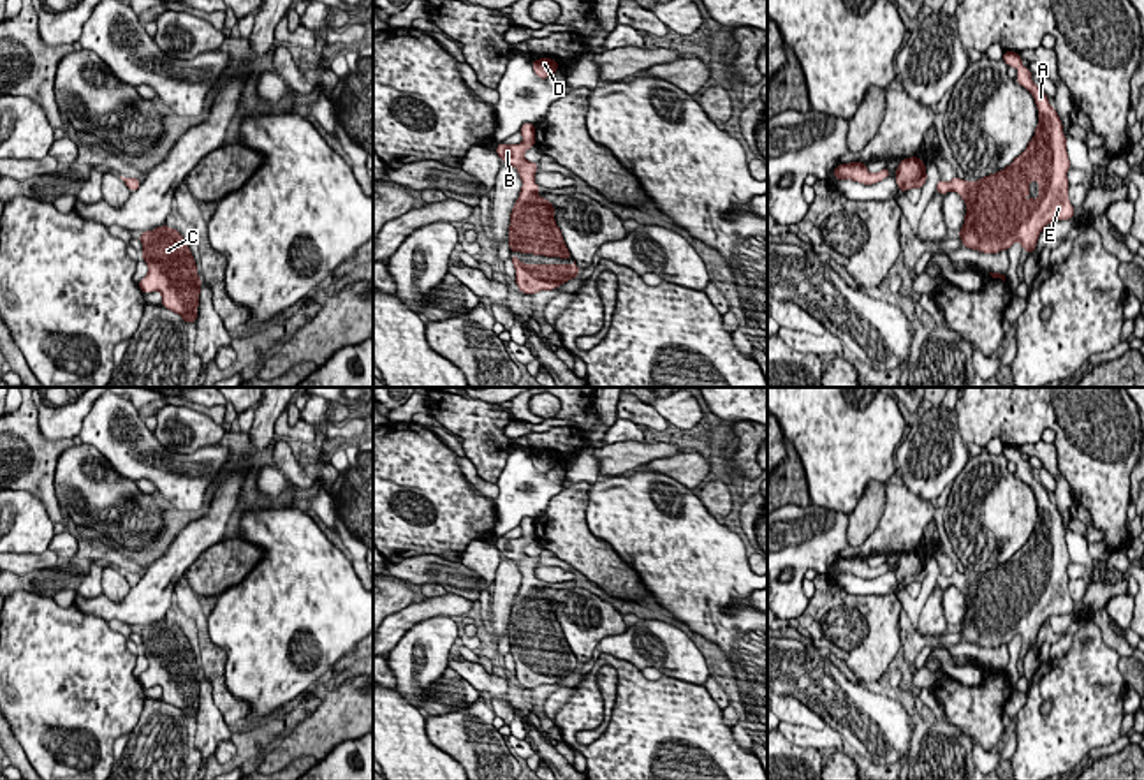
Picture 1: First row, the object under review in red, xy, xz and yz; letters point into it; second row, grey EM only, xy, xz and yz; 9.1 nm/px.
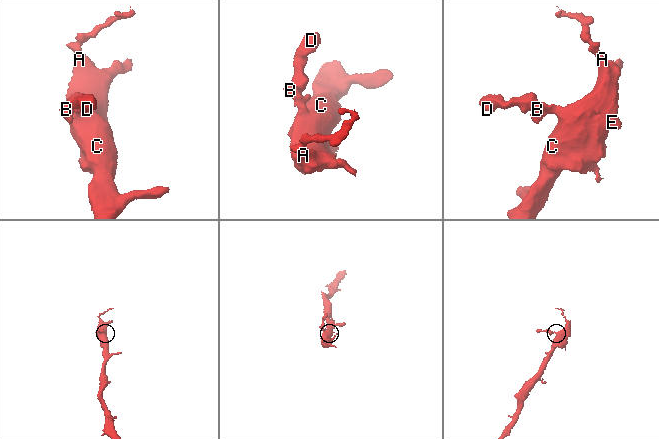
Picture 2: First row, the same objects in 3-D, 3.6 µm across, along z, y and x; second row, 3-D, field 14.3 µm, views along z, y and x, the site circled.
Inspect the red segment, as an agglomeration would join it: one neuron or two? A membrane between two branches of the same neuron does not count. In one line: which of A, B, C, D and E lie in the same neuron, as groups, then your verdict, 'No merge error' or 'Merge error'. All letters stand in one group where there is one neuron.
Groups: A B C D E. No merge error

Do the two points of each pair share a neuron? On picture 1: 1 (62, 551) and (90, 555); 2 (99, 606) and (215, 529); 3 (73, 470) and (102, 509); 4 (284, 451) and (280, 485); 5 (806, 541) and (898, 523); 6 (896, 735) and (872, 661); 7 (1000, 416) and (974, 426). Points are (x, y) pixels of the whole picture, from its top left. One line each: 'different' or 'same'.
1: different
2: same
3: same
4: different
5: same
6: different
7: same

